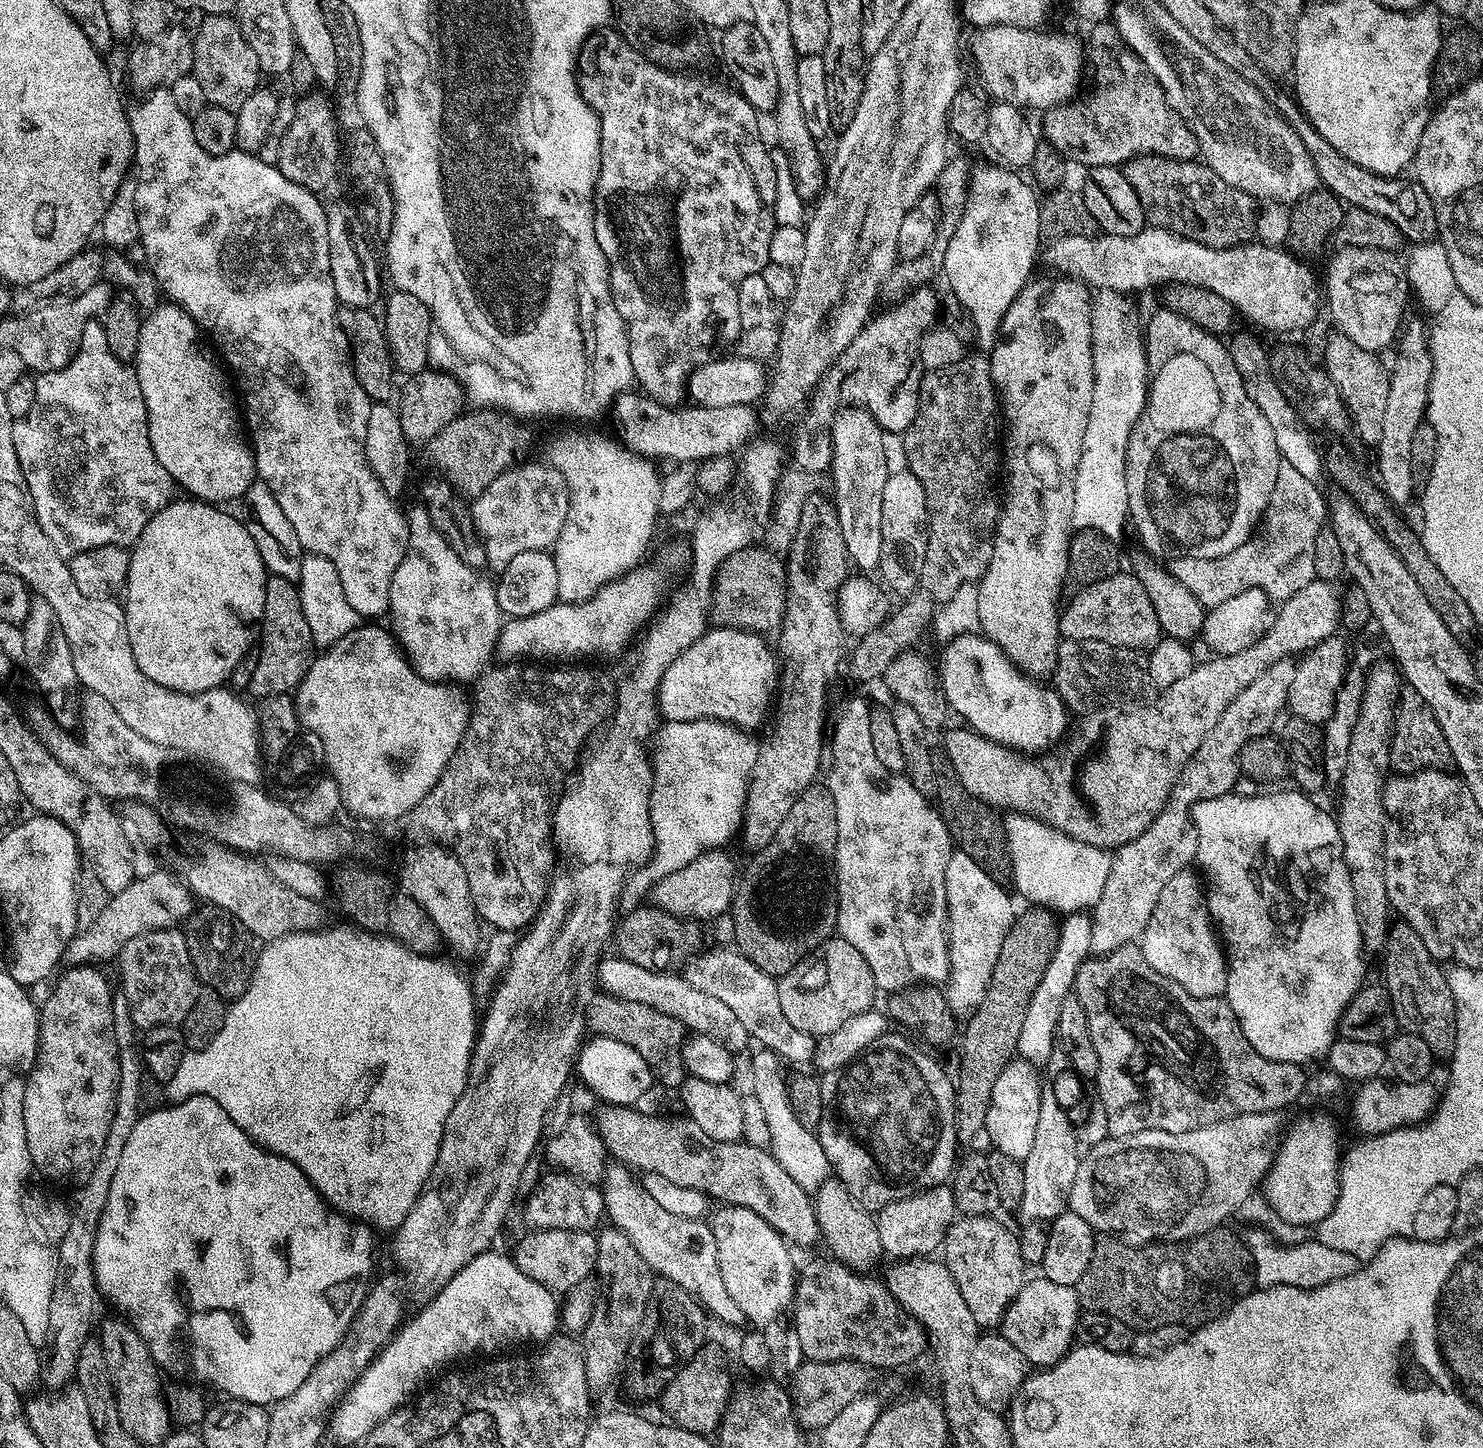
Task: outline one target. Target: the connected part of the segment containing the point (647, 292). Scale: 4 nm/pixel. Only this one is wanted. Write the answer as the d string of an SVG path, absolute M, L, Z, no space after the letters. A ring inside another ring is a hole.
M593 34L584 42L583 48L580 50L578 57L578 83L580 92L584 95L584 100L595 110L597 118L600 120L600 173L596 179L596 209L594 210L594 234L598 238L598 246L602 246L602 254L608 263L608 281L612 283L612 297L614 298L614 306L618 310L618 314L624 319L624 325L628 328L628 345L630 346L630 366L632 374L637 385L644 387L643 395L647 399L655 400L657 404L664 405L665 408L675 409L677 406L683 405L684 391L689 391L690 381L693 379L693 373L706 364L716 360L721 355L723 348L728 348L737 343L740 339L741 326L740 315L738 314L738 286L742 286L742 278L750 278L751 276L759 276L760 271L770 262L770 244L772 235L778 227L776 223L776 215L774 214L774 198L776 197L776 173L774 171L774 159L770 153L764 149L764 144L760 141L760 128L756 125L758 113L753 108L749 100L744 99L743 95L734 92L719 92L716 88L710 88L706 84L699 84L696 80L687 80L689 77L684 74L677 74L668 71L667 68L659 68L654 62L650 62L638 50L634 50L619 35L600 36L604 34ZM736 144L752 144L752 168L744 161L744 156L740 153L740 148Z

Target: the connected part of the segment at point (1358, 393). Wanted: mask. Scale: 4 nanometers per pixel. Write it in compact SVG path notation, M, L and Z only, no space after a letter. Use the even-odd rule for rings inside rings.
M1340 339L1324 348L1323 367L1328 377L1338 386L1348 407L1354 432L1372 446L1379 445L1382 434L1382 417L1386 415L1386 398L1390 398L1390 372L1379 360L1380 356L1354 341Z

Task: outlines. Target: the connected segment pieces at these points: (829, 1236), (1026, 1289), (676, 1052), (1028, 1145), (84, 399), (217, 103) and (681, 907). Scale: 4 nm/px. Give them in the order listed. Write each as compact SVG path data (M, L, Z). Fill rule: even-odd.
M830 1178L814 1194L816 1224L820 1228L819 1239L829 1248L831 1259L864 1274L885 1255L882 1238L878 1238L876 1216L848 1192L839 1179Z
M1028 1278L1005 1309L1003 1319L998 1325L998 1332L1006 1338L1006 1342L1010 1342L1010 1346L1014 1346L1014 1350L1018 1350L1018 1354L1028 1359L1029 1365L1055 1366L1068 1355L1073 1347L1076 1323L1080 1320L1081 1311L1080 1299L1076 1296L1075 1287L1058 1286L1058 1282L1050 1282L1043 1278L1037 1278L1037 1280Z
M597 994L588 1000L588 1005L583 1005L582 1019L584 1027L592 1036L605 1036L606 1038L614 1038L618 1042L626 1042L628 1046L634 1046L634 1050L638 1050L644 1054L644 1060L652 1068L652 1075L657 1081L660 1080L666 1087L672 1090L679 1089L680 1085L686 1079L686 1069L684 1067L684 1059L680 1053L686 1039L686 1028L679 1021L667 1014L662 1014L659 1010L651 1009L650 1006L644 1005L642 1002L624 1001L622 998Z
M1013 1058L998 1074L998 1082L994 1082L994 1090L990 1098L990 1106L986 1110L986 1130L990 1134L990 1142L995 1151L1006 1154L1010 1158L1023 1162L1034 1147L1034 1133L1038 1130L1038 1112L1040 1110L1041 1087L1036 1078L1037 1071L1027 1061Z
M93 322L84 330L76 357L62 370L39 373L35 382L34 406L27 416L13 423L12 433L24 481L36 507L36 520L46 530L46 538L65 558L98 546L127 549L135 545L150 518L174 496L172 476L150 446L148 411L135 371L110 354L103 323Z
M205 15L192 36L194 62L191 75L198 78L202 86L202 94L206 94L209 105L213 108L237 109L254 94L262 84L262 73L258 66L258 57L250 47L250 42L240 29L239 20L231 15Z
M724 850L704 852L694 862L682 866L682 870L674 870L659 877L655 881L657 883L655 907L685 922L712 920L715 916L722 915L728 907L731 909L732 860L726 853Z

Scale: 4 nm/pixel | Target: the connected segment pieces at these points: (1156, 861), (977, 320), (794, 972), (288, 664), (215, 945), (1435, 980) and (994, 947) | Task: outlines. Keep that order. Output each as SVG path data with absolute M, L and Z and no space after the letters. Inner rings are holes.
M1291 659L1276 661L1261 677L1255 678L1250 686L1237 694L1218 718L1214 729L1207 732L1206 738L1202 740L1201 746L1187 760L1171 788L1166 803L1162 810L1155 816L1154 822L1150 824L1138 836L1130 842L1124 844L1115 851L1111 857L1111 868L1108 878L1104 884L1102 894L1092 910L1092 926L1090 936L1090 954L1101 957L1106 956L1118 948L1127 947L1135 943L1141 933L1149 924L1150 914L1153 913L1154 906L1157 905L1158 896L1162 892L1162 887L1166 886L1174 874L1185 871L1194 861L1198 846L1198 830L1192 820L1192 808L1199 801L1209 800L1212 797L1229 795L1236 784L1236 779L1241 779L1240 751L1244 749L1254 738L1269 735L1273 731L1276 719L1280 716L1280 711L1285 711L1289 703L1292 687L1294 686L1294 674L1296 664Z
M991 163L972 168L967 177L968 197L956 229L950 232L942 275L972 318L984 350L996 345L1006 310L1029 283L1028 274L1032 262L1038 258L1038 244L1042 241L1037 189L1025 177L1024 181L1019 171Z
M834 934L816 947L815 953L795 964L790 971L776 980L778 986L778 1002L782 1002L782 1012L786 1014L786 1020L792 1026L798 1026L798 1030L809 1032L814 1038L827 1038L834 1030L841 1028L850 1018L869 1011L878 995L876 979L862 954L850 946L839 936Z
M269 575L266 582L266 606L264 616L258 625L258 659L252 675L251 695L267 698L270 696L282 696L299 688L308 668L314 659L314 645L310 634L310 622L306 622L306 610L302 610L302 598L297 582L288 581L276 575Z
M223 918L208 924L188 942L188 953L196 971L196 979L206 988L215 990L226 1000L240 997L250 986L256 968L258 944L246 926L233 918Z
M1405 924L1391 929L1384 952L1387 956L1382 980L1392 999L1397 1021L1407 1031L1420 1036L1437 1061L1451 1061L1456 1045L1456 1003L1450 994L1445 969L1426 949L1417 932Z
M953 851L946 866L946 902L948 903L948 978L947 1005L953 1013L971 1014L986 998L994 962L1012 929L1012 900L1004 888L971 856L971 851Z

